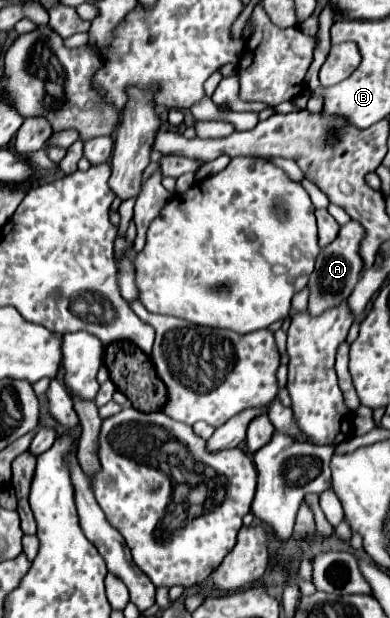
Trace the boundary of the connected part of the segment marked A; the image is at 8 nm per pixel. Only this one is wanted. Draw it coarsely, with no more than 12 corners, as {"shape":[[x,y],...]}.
{"shape":[[350,220],[316,258],[306,312],[320,316],[358,284],[364,226]]}

